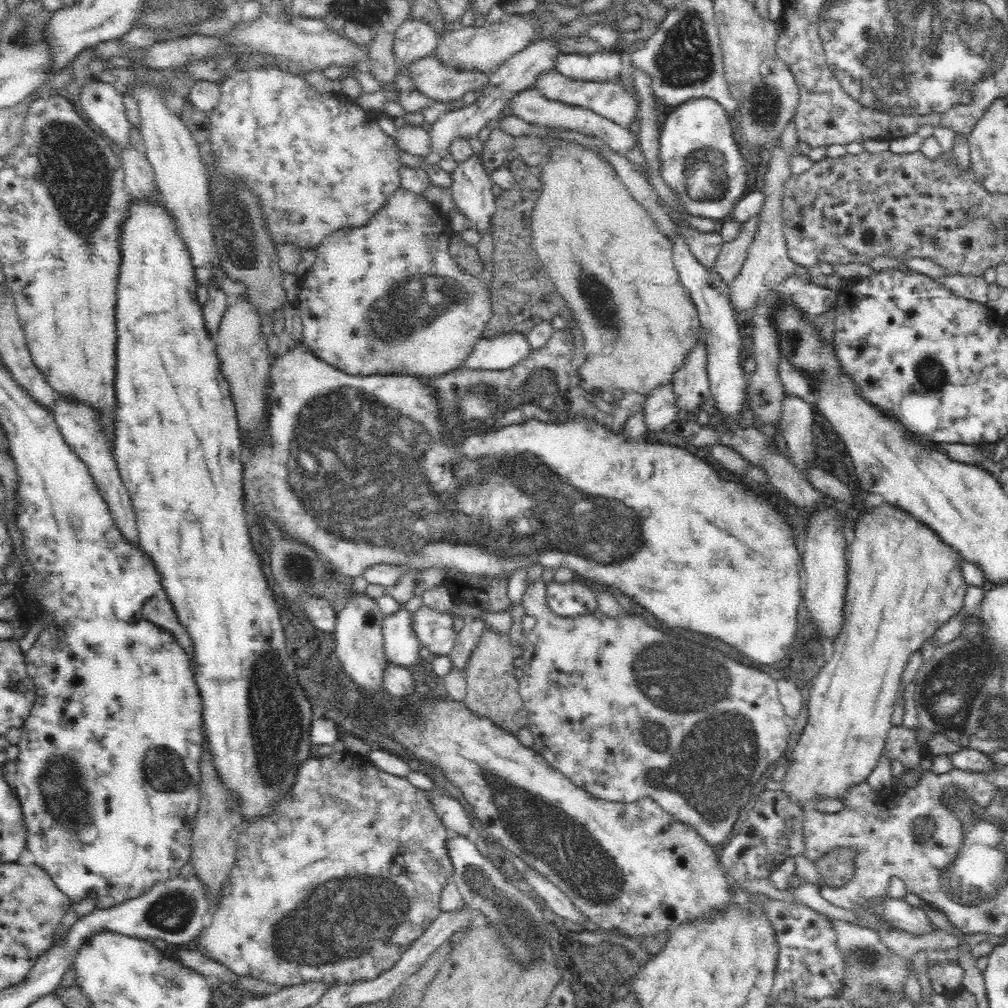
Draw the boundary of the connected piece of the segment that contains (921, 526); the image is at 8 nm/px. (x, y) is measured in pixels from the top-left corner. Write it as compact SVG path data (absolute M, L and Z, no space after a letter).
M886 500L876 507L864 505L861 511L854 524L854 540L848 548L848 598L843 633L833 646L832 660L814 678L807 703L809 719L793 749L792 765L783 780L782 789L805 807L809 807L814 794L835 798L848 786L866 780L874 770L893 727L892 714L903 672L924 642L963 610L970 586L964 578L965 559L960 551L948 545L928 524Z

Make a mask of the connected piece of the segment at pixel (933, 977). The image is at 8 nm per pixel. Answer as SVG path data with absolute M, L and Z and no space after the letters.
M956 958L929 959L927 973L932 985L932 994L953 999L963 988L965 970Z

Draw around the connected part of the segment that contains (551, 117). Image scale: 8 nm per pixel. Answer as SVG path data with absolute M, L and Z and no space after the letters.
M524 90L518 93L511 102L514 107L513 113L520 119L528 123L538 124L549 128L570 128L585 132L590 136L597 136L604 139L606 143L620 154L624 155L636 142L638 137L632 135L629 127L621 126L620 124L597 114L591 109L568 105L560 101L553 101L546 98L542 93L535 90Z

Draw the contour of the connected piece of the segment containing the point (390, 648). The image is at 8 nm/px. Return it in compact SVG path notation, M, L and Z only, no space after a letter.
M405 606L400 610L384 617L383 620L383 637L385 654L392 663L412 667L412 664L420 657L418 652L422 646L417 632L415 631L414 612L410 613Z

